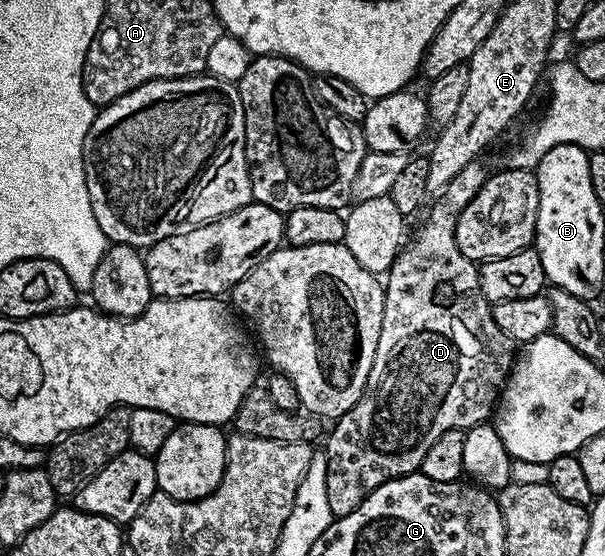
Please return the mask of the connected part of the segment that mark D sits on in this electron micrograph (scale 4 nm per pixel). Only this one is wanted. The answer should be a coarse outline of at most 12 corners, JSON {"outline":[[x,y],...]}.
{"outline":[[488,169],[385,274],[376,359],[324,446],[328,507],[483,424],[516,360],[456,247]]}

